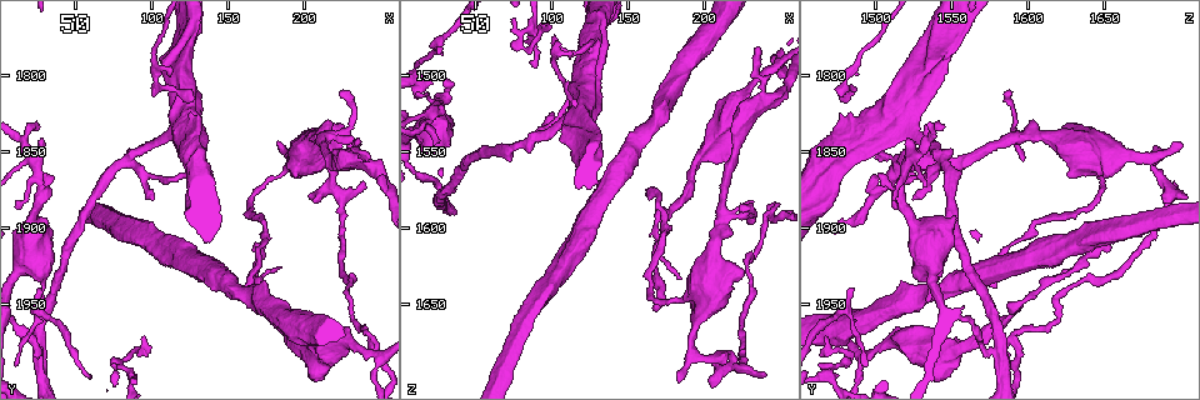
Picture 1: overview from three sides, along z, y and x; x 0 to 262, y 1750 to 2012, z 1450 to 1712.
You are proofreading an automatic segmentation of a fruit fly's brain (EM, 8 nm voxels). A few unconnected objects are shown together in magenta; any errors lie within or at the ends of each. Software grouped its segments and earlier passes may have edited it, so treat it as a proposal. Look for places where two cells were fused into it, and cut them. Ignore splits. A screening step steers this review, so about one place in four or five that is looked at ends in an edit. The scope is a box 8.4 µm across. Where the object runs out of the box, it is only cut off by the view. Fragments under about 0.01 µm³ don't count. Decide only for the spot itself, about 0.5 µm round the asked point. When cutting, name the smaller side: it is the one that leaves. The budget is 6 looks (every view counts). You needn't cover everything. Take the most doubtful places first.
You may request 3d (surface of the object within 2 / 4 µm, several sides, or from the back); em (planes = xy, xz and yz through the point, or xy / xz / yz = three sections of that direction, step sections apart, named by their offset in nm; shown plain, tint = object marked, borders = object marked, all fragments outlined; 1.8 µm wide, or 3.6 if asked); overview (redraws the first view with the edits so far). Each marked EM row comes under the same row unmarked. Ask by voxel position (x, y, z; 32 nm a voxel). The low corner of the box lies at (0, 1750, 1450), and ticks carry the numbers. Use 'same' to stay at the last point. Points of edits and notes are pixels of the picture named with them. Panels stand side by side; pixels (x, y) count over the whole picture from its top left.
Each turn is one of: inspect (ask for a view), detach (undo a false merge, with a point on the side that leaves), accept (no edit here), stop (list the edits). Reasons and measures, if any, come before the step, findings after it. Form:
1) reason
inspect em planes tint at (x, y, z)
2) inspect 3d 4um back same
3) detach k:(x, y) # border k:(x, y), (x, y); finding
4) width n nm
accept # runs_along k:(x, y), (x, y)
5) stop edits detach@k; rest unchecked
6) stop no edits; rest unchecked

arms part here
inspect 3d 2um at (26, 1982, 1578)

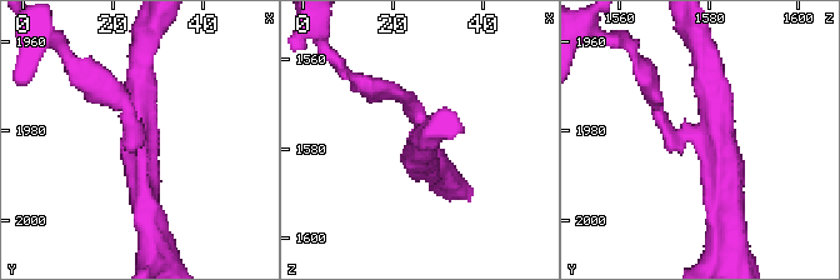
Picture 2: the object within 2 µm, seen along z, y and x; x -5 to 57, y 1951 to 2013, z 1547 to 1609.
arms 3; arm_widths 160, 200, 220 nm; need the tissue
inspect em planes tint at (27, 1981, 1579)

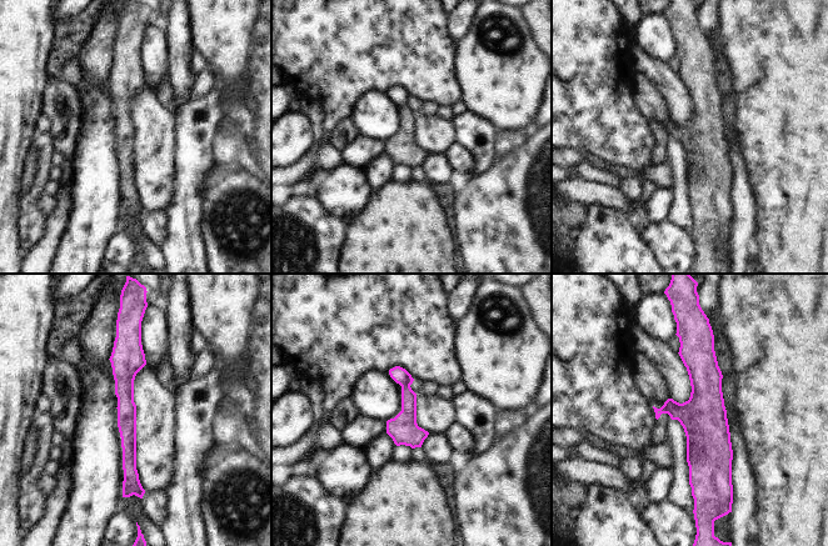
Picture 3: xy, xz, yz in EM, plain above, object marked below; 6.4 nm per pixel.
detach 3:(399, 375) # border 3:(410, 382), (402, 386); two cells meet here

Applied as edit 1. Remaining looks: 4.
arms part here
inspect 3d 2um at (192, 1854, 1682)

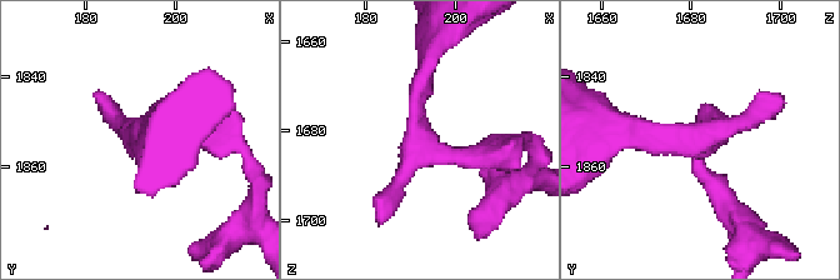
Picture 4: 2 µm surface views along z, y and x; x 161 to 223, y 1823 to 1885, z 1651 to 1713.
now the EM
inspect em planes borders at (192, 1852, 1682)

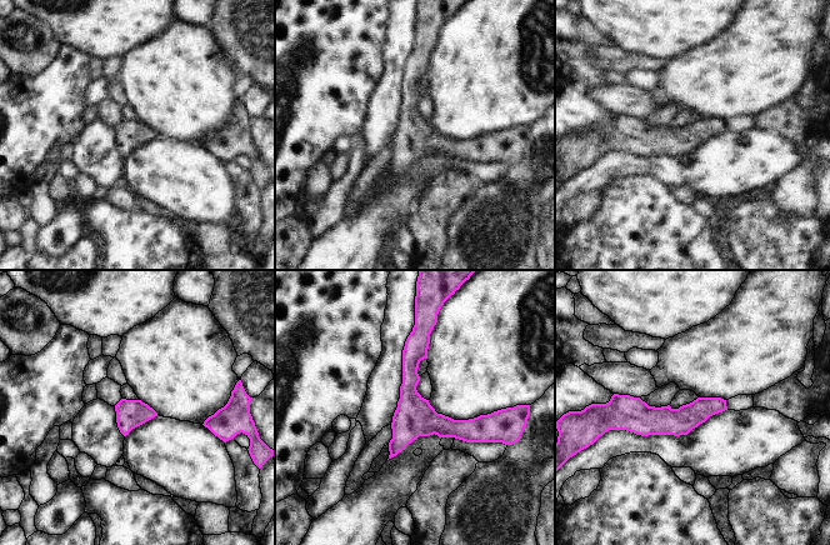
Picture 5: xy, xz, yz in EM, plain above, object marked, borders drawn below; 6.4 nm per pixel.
accept # runs_along 5:(421, 335), (410, 398), (484, 439); continuous, no second cell

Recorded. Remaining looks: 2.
stop edits detach@3; rest unchecked

